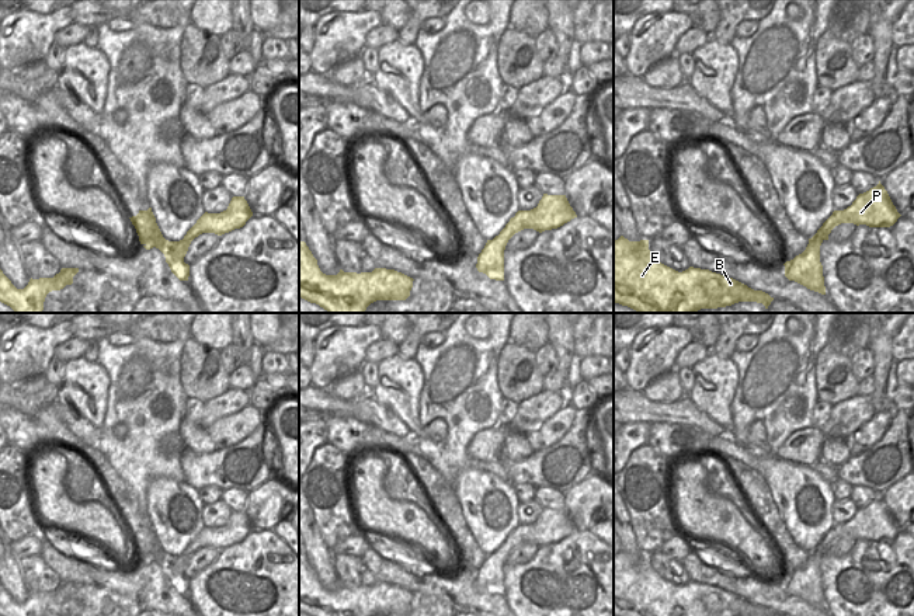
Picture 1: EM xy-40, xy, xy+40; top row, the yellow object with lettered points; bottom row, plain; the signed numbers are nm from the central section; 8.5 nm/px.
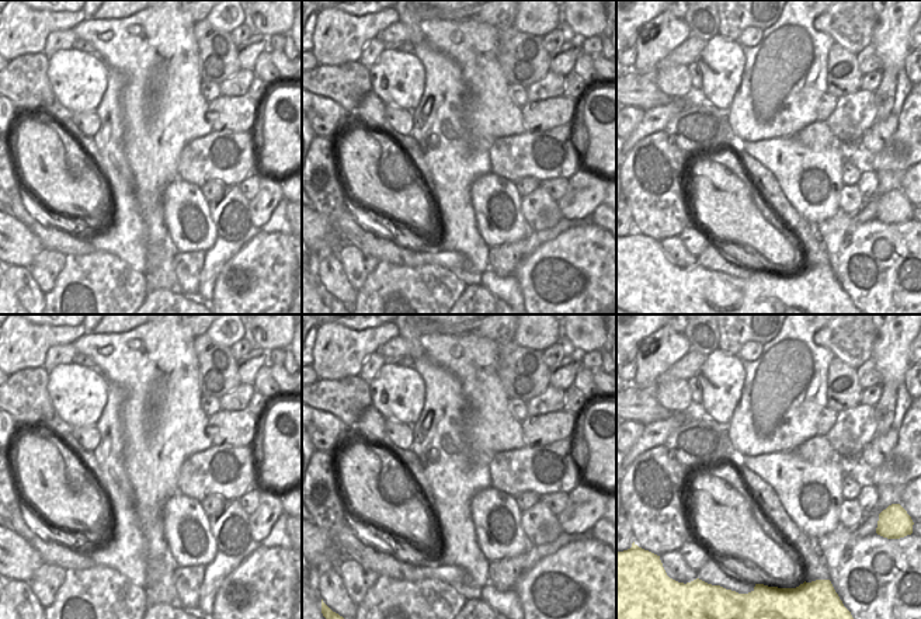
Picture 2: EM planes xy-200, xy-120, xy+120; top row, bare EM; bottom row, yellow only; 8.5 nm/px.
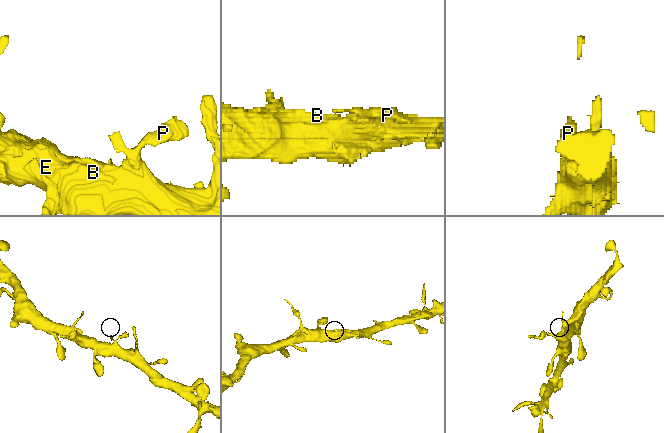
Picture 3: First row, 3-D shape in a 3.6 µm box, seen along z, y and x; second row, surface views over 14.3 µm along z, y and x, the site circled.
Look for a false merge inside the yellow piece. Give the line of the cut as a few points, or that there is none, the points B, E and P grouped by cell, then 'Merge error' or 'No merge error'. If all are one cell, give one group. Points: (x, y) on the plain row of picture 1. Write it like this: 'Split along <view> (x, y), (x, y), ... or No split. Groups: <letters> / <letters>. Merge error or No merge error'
No split. Groups: B E P. No merge error.

